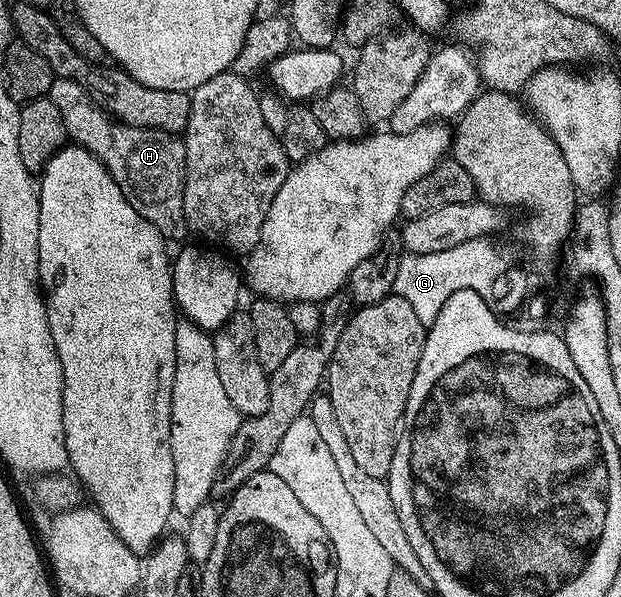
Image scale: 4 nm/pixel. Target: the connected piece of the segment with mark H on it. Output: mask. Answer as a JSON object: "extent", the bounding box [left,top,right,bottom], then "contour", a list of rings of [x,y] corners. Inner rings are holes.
{"extent":[48,78,188,241],"contour":[[[55,78],[50,86],[48,98],[56,109],[60,109],[60,117],[64,121],[67,136],[77,146],[88,149],[108,169],[108,173],[120,185],[124,197],[147,221],[162,234],[163,239],[173,241],[188,228],[184,217],[184,185],[186,184],[186,144],[177,134],[169,131],[157,131],[155,127],[133,127],[108,114],[76,81]]]}

